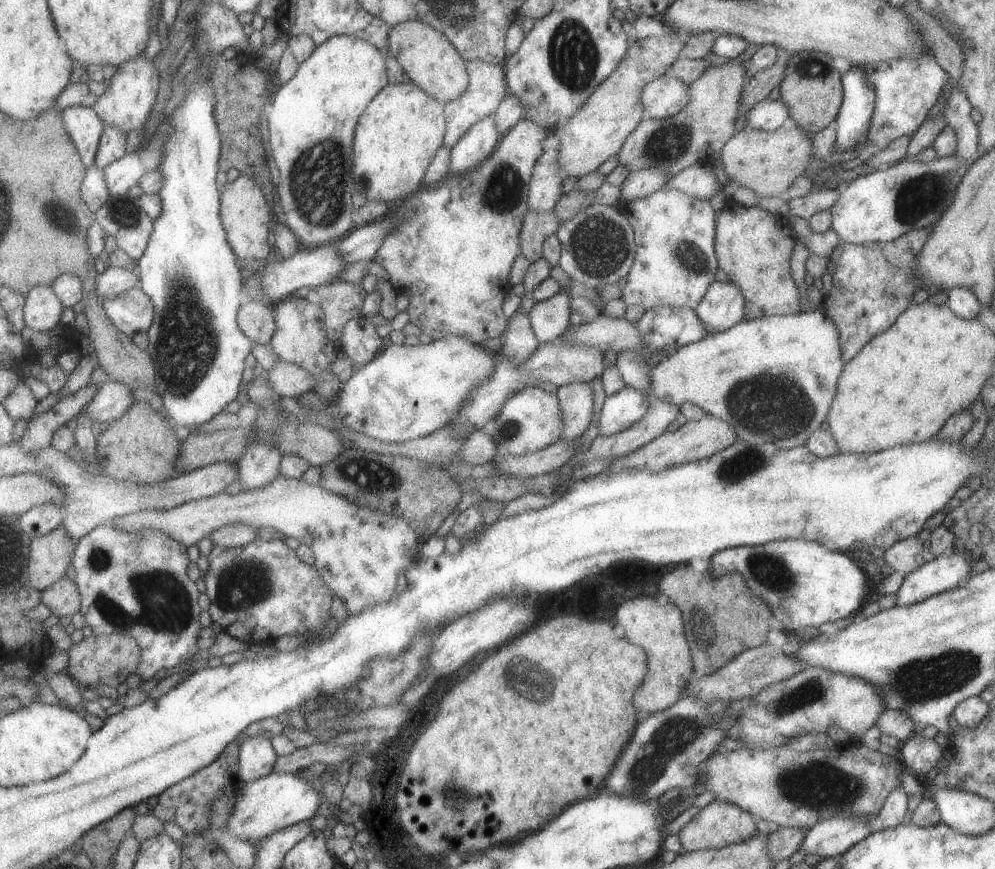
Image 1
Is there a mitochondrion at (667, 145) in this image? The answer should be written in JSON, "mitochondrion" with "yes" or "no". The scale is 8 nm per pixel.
{"mitochondrion":"yes"}

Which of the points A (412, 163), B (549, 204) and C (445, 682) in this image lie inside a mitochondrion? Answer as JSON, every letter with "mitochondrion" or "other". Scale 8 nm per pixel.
{"A":"other","B":"other","C":"other"}

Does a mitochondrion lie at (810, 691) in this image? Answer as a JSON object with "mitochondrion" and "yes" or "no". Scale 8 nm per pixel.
{"mitochondrion":"yes"}

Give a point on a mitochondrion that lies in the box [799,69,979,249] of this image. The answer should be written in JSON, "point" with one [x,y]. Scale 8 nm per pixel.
{"point":[923,195]}

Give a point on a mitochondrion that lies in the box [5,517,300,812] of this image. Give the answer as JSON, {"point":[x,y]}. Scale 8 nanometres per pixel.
{"point":[165,606]}

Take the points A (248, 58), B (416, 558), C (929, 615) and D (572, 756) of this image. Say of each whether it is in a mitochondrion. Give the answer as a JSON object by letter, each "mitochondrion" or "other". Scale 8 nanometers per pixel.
{"A":"other","B":"other","C":"other","D":"other"}

